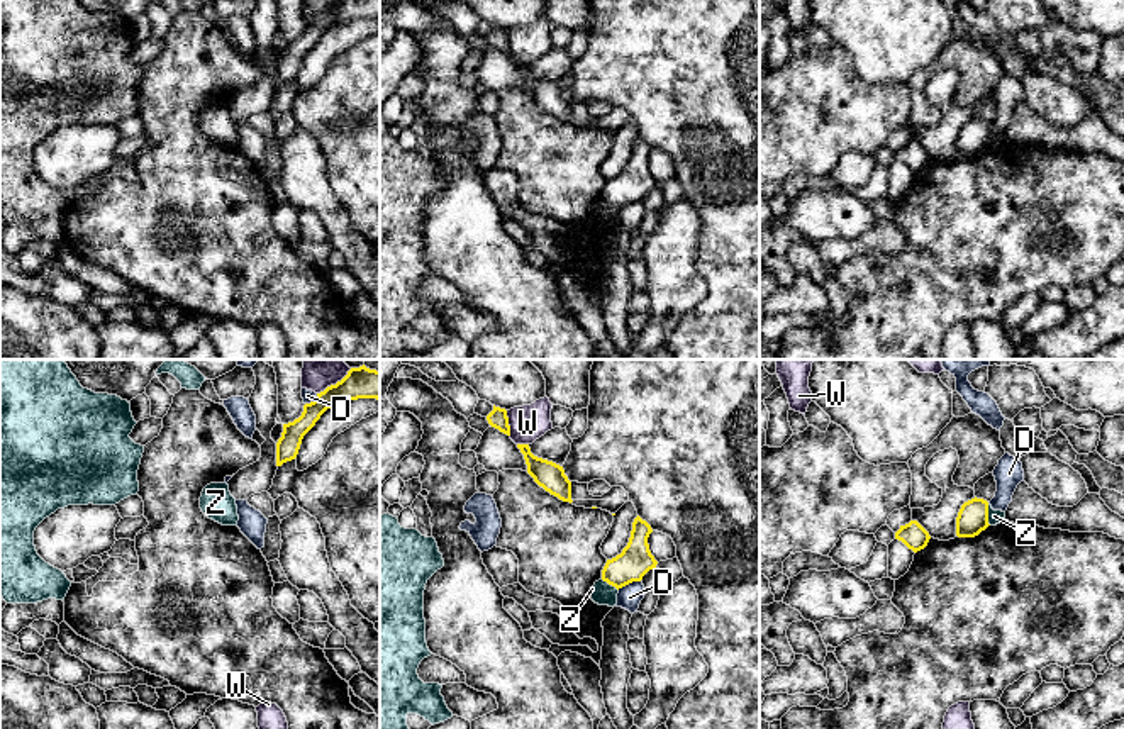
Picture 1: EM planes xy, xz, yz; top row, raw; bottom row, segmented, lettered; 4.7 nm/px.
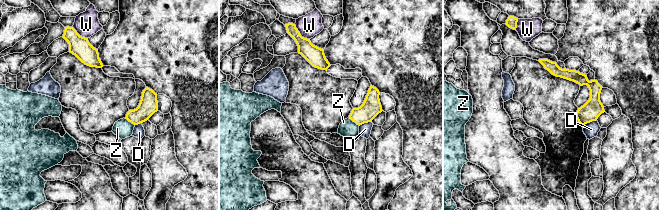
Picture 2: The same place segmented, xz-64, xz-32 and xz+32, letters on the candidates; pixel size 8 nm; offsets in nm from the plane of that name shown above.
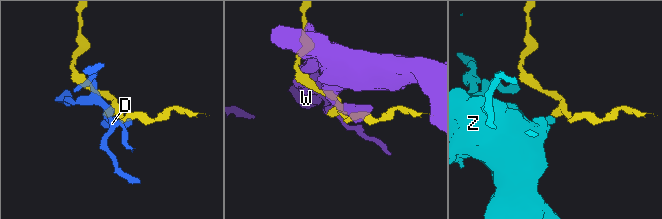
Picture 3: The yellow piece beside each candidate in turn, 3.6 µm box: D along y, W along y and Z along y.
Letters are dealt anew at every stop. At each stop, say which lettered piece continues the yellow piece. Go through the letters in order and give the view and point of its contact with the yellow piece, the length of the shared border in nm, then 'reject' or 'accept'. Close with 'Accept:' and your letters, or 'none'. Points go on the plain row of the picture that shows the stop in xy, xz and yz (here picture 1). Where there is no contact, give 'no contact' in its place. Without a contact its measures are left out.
D: xz (628, 204) | 120 nm | reject
W: xz (507, 43) | 120 nm | reject
Z: yz (987, 134) | 110 nm | reject
Accept: none

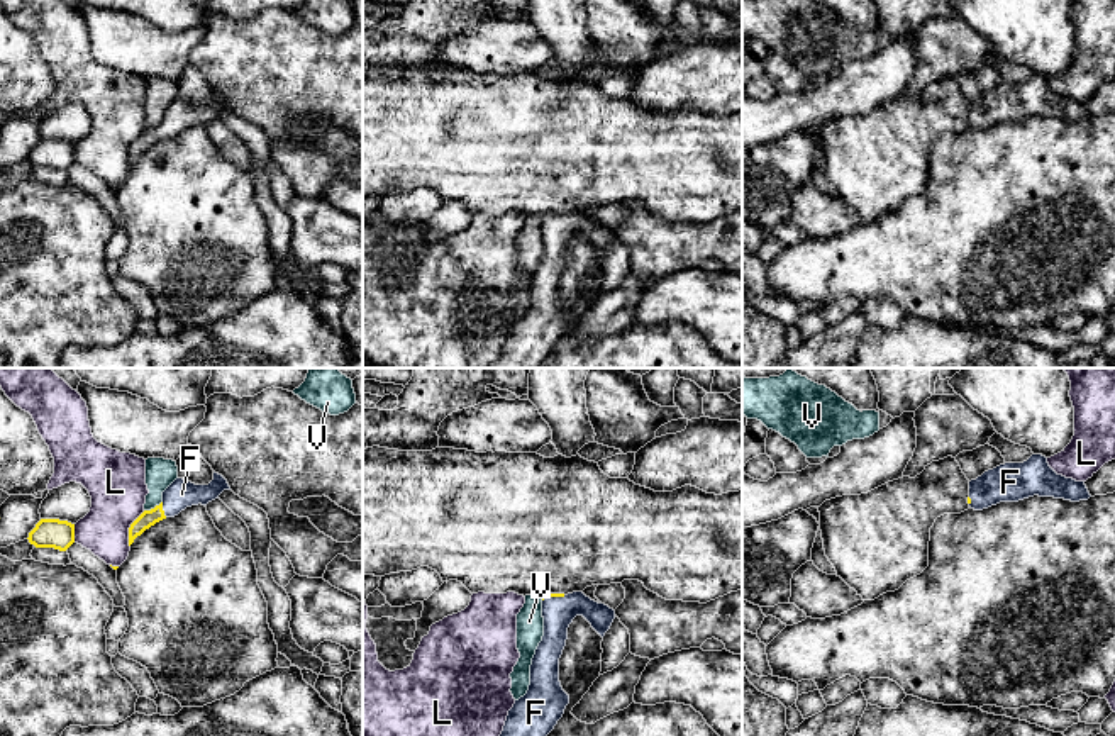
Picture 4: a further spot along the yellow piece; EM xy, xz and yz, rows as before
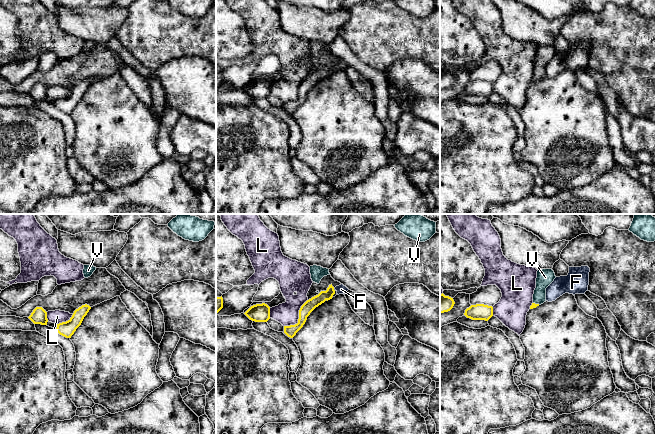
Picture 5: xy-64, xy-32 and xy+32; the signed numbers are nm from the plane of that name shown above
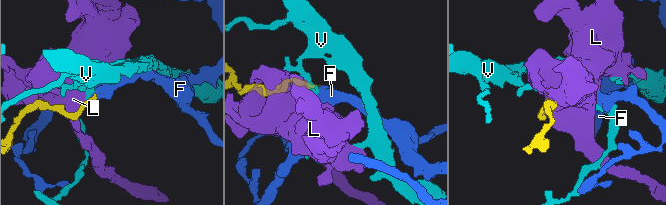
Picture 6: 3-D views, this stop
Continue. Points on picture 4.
F: xy (161, 129) | 80 nm | accept
L: xy (129, 150) | 190 nm | reject
V: xy (155, 128) | 100 nm | reject
Accept: F

